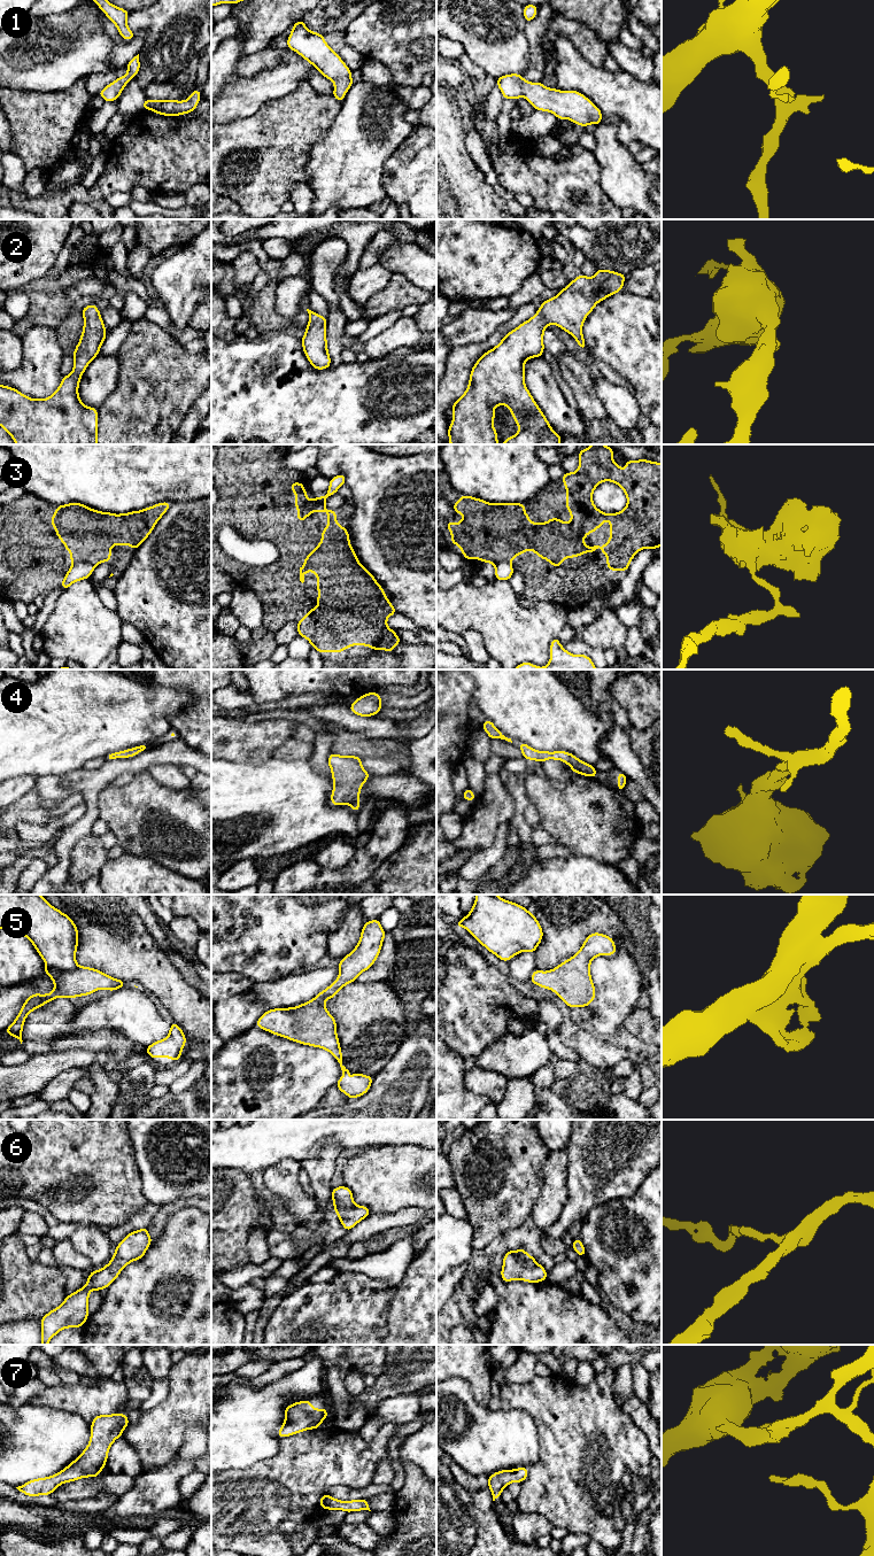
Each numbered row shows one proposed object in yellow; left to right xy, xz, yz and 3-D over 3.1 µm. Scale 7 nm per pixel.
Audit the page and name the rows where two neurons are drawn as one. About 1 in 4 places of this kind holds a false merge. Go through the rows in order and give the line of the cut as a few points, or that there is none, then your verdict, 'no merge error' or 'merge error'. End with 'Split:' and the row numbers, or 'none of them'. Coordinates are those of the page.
1: no cut; no merge error
2: no cut; no merge error
3: cut in xy along (72, 564), (90, 562), (94, 566); merge error
4: no cut; no merge error
5: no cut; no merge error
6: no cut; no merge error
7: no cut; no merge error
Split: 3

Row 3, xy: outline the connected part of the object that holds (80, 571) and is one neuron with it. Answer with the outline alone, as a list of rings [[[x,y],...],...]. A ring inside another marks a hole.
[[[79,562],[72,565],[67,572],[63,581],[61,582],[62,588],[68,589],[74,582],[88,579],[94,571],[95,566],[91,563]]]

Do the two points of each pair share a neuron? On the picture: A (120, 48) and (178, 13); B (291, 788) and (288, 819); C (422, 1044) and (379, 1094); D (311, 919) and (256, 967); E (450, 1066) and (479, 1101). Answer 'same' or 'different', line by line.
A: different
B: same
C: same
D: same
E: same

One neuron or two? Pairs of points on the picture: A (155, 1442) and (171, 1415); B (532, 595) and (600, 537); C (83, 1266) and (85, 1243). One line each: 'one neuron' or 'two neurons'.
A: one neuron
B: one neuron
C: two neurons

